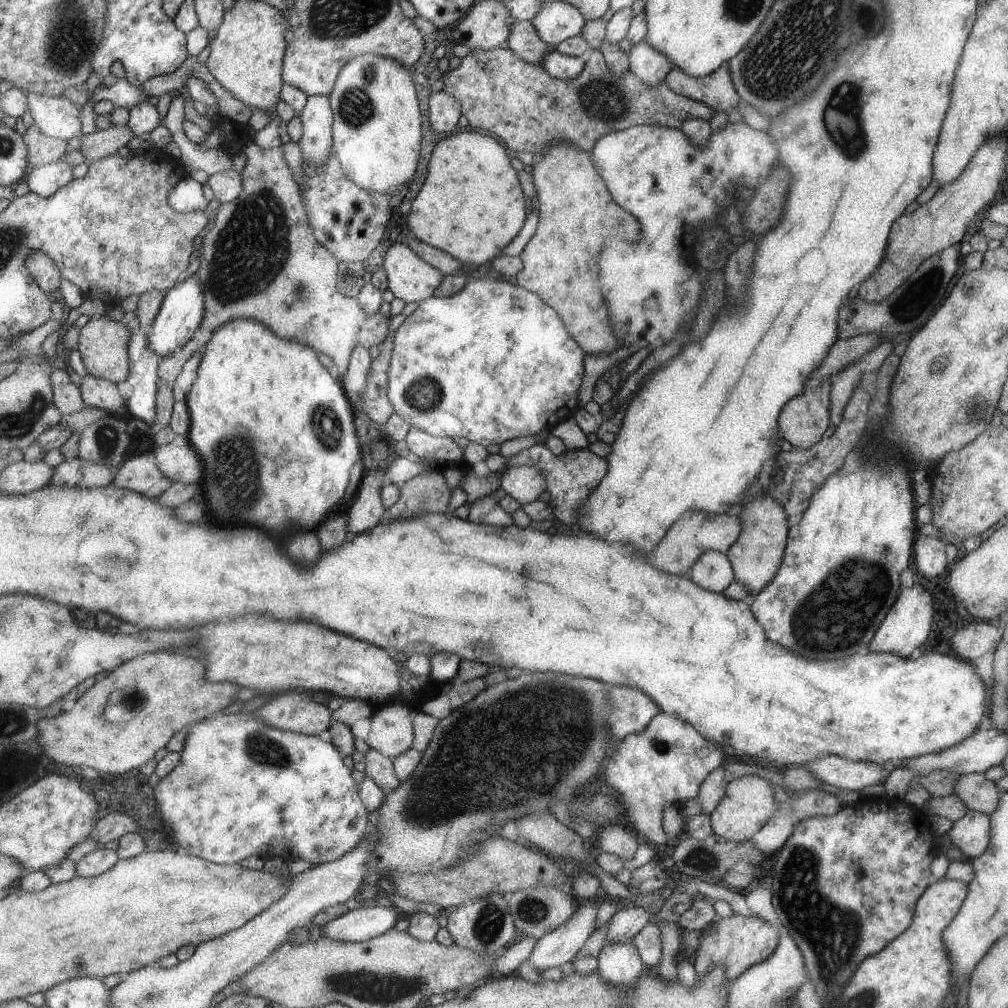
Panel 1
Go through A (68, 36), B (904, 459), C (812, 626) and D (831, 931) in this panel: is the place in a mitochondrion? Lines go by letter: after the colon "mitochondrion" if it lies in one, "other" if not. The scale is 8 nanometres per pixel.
A: mitochondrion
B: other
C: mitochondrion
D: mitochondrion

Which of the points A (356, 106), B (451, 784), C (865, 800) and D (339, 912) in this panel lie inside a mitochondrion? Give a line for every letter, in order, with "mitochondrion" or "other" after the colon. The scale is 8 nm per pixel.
A: mitochondrion
B: mitochondrion
C: other
D: other

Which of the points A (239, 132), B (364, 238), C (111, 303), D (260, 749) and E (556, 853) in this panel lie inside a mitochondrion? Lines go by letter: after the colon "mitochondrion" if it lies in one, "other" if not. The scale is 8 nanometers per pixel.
A: other
B: other
C: other
D: mitochondrion
E: other

